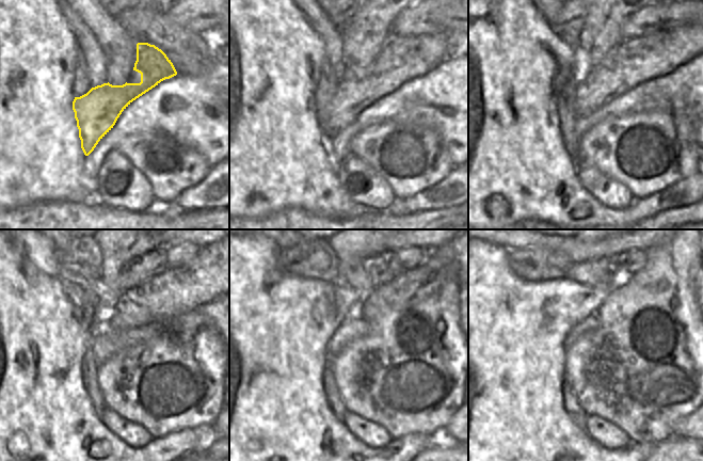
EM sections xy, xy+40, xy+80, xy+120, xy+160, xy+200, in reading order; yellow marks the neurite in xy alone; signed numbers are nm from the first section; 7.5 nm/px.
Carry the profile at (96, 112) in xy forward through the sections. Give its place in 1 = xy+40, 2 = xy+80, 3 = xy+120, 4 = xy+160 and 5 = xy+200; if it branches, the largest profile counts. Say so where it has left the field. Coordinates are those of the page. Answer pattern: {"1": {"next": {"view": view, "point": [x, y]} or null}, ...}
{"1": {"next": {"view": "xy+40", "point": [400, 59]}}, "2": {"next": {"view": "xy+80", "point": [639, 59]}}, "3": {"next": {"view": "xy+120", "point": [171, 293]}}, "4": {"next": {"view": "xy+160", "point": [427, 286]}}, "5": {"next": {"view": "xy+200", "point": [666, 286]}}}

